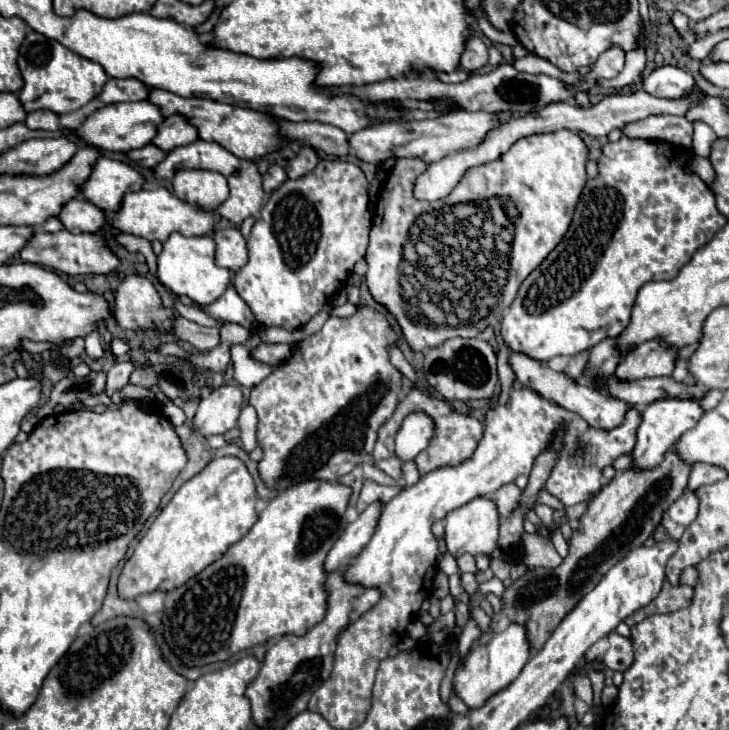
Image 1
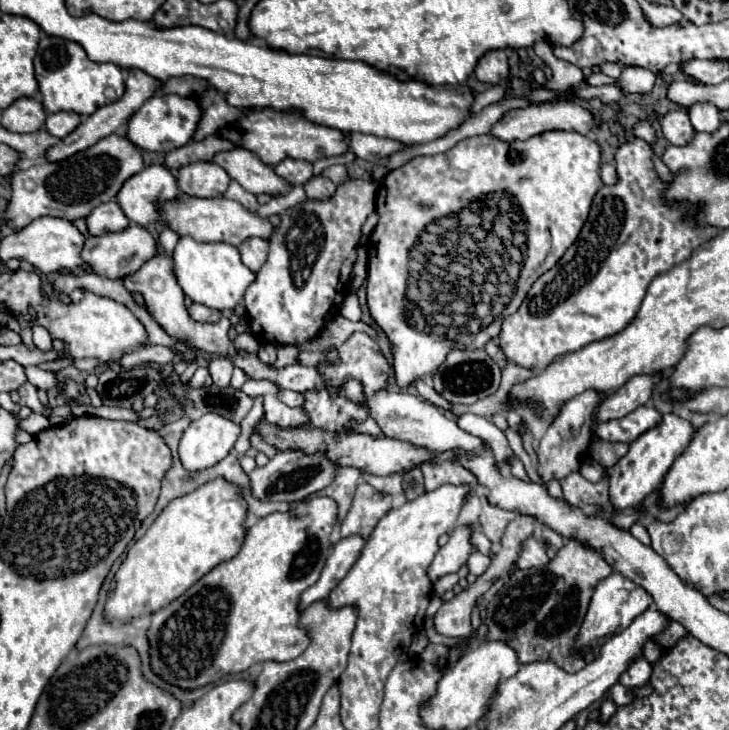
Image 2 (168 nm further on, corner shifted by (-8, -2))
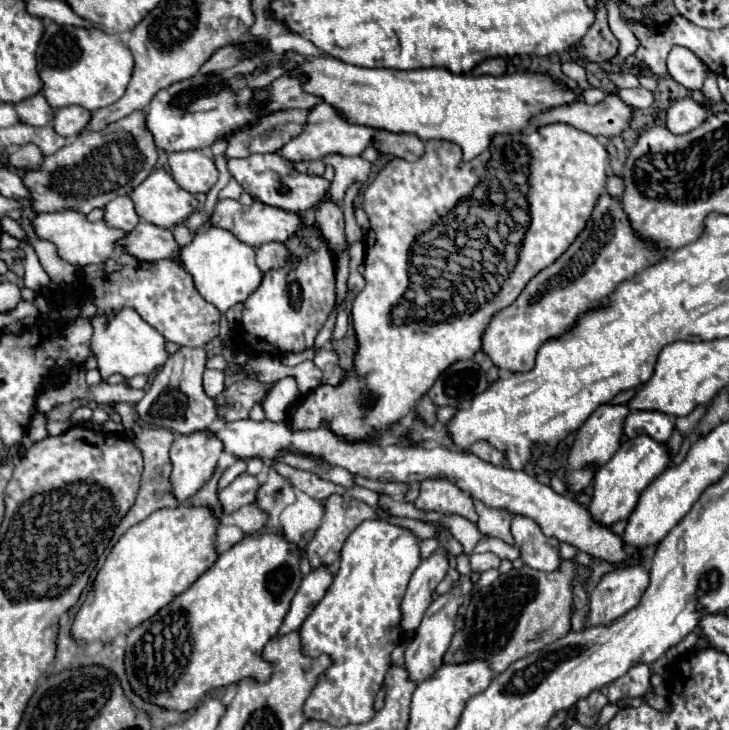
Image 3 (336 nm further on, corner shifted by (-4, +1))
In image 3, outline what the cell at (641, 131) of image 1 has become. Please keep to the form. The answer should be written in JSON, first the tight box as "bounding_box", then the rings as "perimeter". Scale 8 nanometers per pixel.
{"bounding_box":[665,98,709,134],"perimeter":[[[681,98],[681,100],[675,100],[667,108],[665,124],[671,132],[685,134],[685,132],[691,132],[693,128],[701,126],[707,116],[709,116],[709,112],[705,106],[701,106],[693,98]]]}

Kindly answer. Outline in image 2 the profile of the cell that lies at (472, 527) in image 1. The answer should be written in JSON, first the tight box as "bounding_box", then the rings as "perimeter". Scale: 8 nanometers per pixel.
{"bounding_box":[429,525,477,581],"perimeter":[[[457,525],[447,541],[435,555],[431,567],[429,567],[429,577],[431,581],[437,581],[439,577],[447,573],[457,573],[469,559],[471,553],[477,551],[477,547],[471,543],[471,533],[473,527],[469,525]]]}

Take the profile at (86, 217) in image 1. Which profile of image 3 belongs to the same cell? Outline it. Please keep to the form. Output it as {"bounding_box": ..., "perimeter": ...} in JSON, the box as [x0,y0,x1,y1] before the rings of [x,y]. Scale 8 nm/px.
{"bounding_box":[103,196,141,230],"perimeter":[[[117,196],[115,200],[111,200],[111,204],[107,204],[105,208],[105,218],[103,218],[111,228],[121,228],[121,230],[133,230],[141,218],[135,212],[133,200],[129,196]]]}

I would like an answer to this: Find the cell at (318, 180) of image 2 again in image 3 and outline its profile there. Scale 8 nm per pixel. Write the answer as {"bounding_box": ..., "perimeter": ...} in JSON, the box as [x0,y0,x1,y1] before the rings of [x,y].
{"bounding_box":[317,200,347,256],"perimeter":[[[325,200],[317,208],[317,222],[321,226],[323,238],[327,240],[331,252],[339,256],[347,248],[347,238],[345,238],[345,222],[343,222],[343,212],[333,200]]]}

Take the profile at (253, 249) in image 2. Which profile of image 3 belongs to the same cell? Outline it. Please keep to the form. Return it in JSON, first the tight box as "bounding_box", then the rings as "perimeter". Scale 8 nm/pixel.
{"bounding_box":[257,242,291,272],"perimeter":[[[267,242],[257,248],[257,266],[263,272],[283,268],[291,260],[291,252],[281,242]]]}

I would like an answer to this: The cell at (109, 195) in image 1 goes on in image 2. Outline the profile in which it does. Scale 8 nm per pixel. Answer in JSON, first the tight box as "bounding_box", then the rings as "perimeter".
{"bounding_box":[117,165,179,227],"perimeter":[[[149,165],[123,183],[123,187],[117,193],[117,203],[129,221],[145,227],[159,219],[157,205],[163,203],[165,199],[175,199],[175,197],[179,197],[179,189],[177,189],[177,181],[171,175],[171,171],[167,171],[167,167],[163,167],[163,165]]]}

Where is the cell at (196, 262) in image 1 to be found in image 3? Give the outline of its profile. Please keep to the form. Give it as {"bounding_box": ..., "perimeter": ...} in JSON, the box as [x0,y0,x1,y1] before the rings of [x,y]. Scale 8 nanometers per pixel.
{"bounding_box":[181,226,263,312],"perimeter":[[[219,226],[197,234],[193,242],[181,250],[181,264],[187,268],[187,272],[191,272],[199,294],[207,302],[215,304],[219,312],[227,312],[231,306],[245,302],[263,280],[263,272],[255,260],[255,248],[237,240],[229,230]]]}

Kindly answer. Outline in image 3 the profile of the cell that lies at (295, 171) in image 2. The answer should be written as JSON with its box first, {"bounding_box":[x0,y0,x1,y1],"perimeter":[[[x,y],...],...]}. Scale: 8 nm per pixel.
{"bounding_box":[293,160,325,176],"perimeter":[[[311,160],[311,162],[299,162],[299,164],[293,164],[299,172],[305,172],[305,174],[315,174],[315,176],[323,176],[325,172],[325,164],[321,160]]]}

